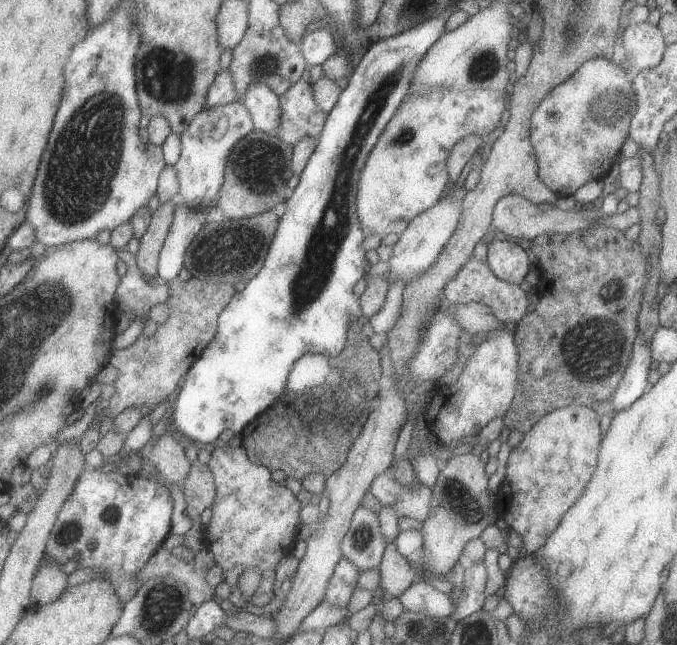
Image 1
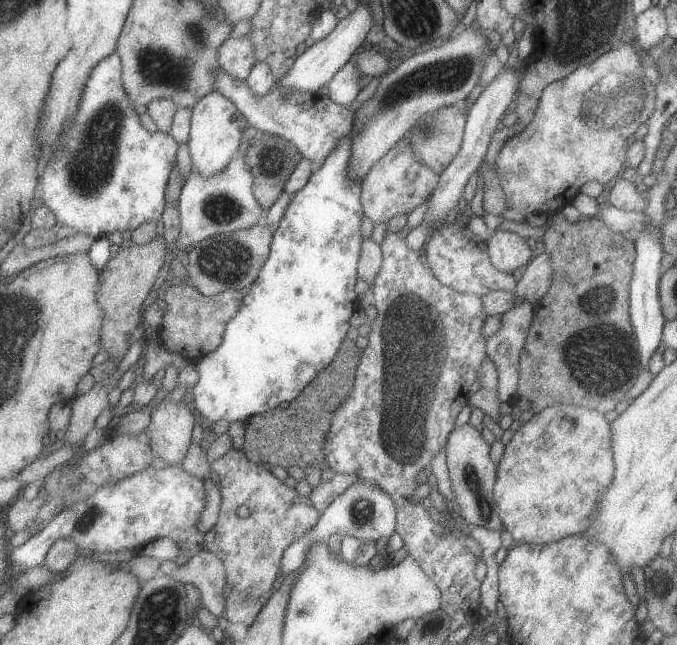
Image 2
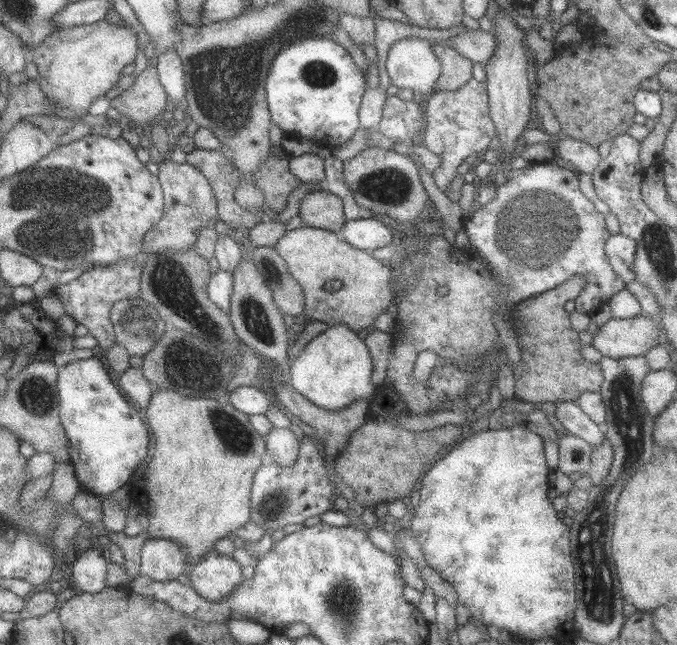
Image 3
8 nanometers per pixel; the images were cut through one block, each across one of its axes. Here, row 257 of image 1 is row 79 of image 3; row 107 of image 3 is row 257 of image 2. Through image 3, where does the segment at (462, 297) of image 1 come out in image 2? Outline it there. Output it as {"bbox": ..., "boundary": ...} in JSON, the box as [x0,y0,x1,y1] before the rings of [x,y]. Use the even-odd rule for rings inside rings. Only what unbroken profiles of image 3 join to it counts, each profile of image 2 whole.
{"bbox":[423,219,516,297],"boundary":[[[460,219],[438,226],[430,235],[423,259],[442,284],[452,287],[456,292],[476,294],[480,297],[498,290],[515,293],[516,278],[512,274],[498,270],[492,264],[488,245]]]}

